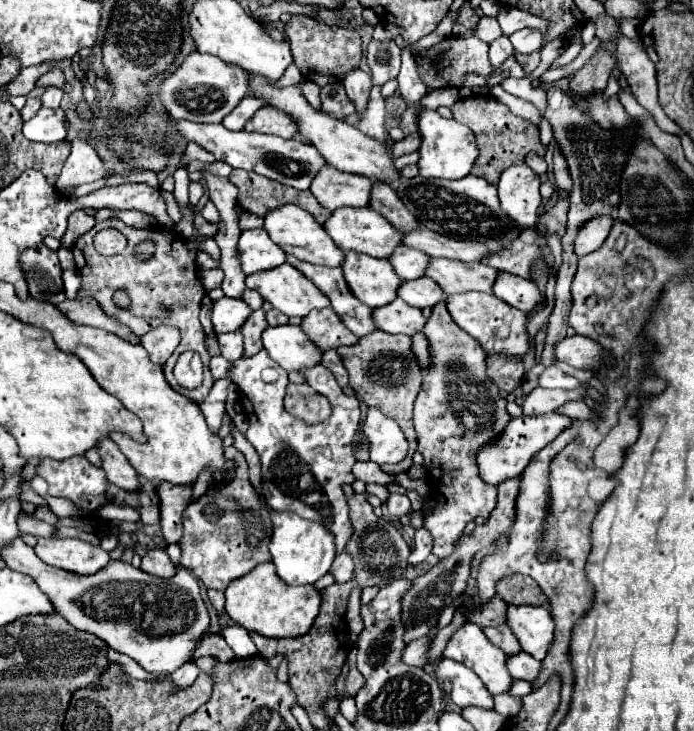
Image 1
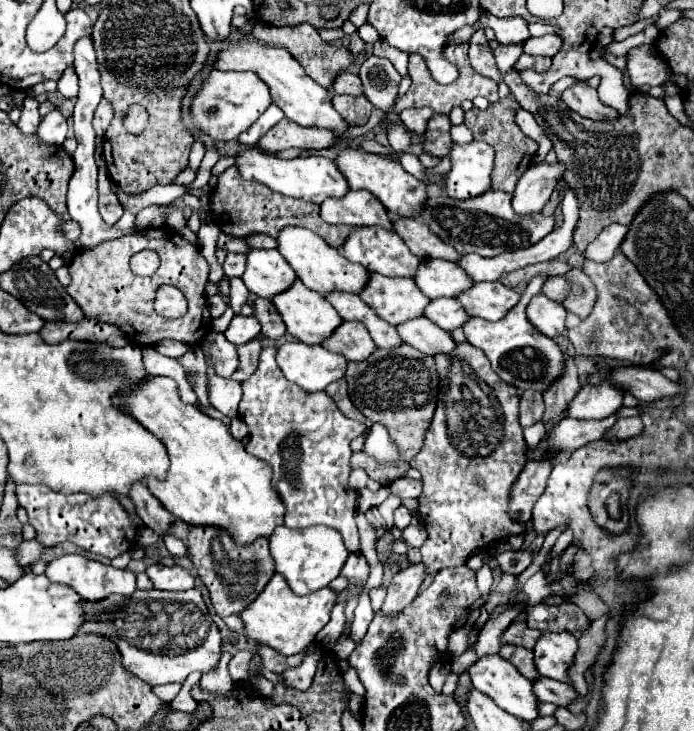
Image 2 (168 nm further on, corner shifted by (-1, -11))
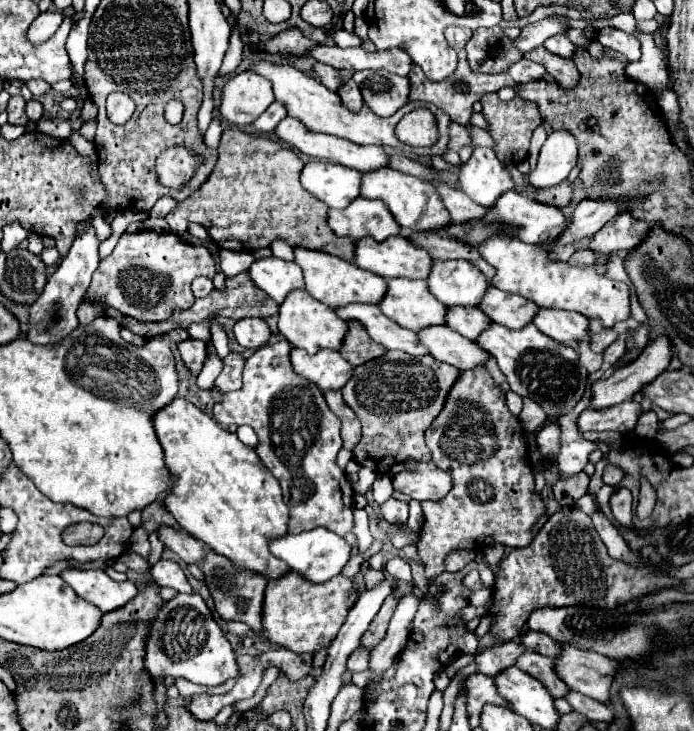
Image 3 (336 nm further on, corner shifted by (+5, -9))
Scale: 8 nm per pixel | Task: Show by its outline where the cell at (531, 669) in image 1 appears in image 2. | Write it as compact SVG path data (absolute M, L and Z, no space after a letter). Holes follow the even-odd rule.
M540 676L532 682L532 692L538 700L542 702L552 702L556 706L568 706L570 700L574 700L578 694L574 692L574 688L570 688L570 684Z

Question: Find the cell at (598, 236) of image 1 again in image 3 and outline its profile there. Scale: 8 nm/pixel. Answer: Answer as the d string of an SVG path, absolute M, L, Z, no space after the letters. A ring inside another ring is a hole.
M630 212L618 214L614 222L608 222L598 234L594 234L590 250L602 254L612 254L614 250L634 250L642 244L648 232L650 224L636 220Z

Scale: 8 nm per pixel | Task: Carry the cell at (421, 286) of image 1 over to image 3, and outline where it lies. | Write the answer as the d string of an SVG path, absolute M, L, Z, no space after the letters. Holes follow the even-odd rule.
M452 306L450 308L448 326L470 340L476 340L490 324L492 324L492 320L478 308L470 308L470 306L466 306L466 308L464 306Z

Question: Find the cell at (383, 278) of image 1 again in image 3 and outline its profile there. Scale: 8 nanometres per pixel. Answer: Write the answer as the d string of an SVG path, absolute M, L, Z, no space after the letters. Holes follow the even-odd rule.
M394 278L394 282L388 282L386 298L382 298L382 302L378 306L388 318L392 318L394 322L398 322L400 326L404 326L408 330L422 330L428 326L444 326L446 314L448 314L448 306L444 306L442 302L438 302L434 298L426 280L410 282L406 278Z

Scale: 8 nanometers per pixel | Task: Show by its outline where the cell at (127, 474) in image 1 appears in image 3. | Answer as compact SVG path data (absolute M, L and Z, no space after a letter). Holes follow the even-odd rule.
M160 526L158 534L160 534L160 540L164 542L164 546L170 548L172 552L176 552L186 564L200 564L206 558L206 550L204 550L202 542L194 542L194 538L190 538L184 530L178 532L170 526Z

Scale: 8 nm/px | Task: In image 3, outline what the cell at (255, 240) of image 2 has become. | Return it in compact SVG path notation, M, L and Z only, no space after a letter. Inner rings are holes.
M282 240L272 242L270 250L272 250L272 254L274 254L274 256L278 256L278 258L284 258L284 260L288 260L288 262L292 262L292 260L294 260L294 250L292 250L286 242L282 242Z

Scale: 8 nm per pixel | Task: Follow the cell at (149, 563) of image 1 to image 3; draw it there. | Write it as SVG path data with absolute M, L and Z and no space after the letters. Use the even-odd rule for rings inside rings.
M160 560L152 568L150 574L158 582L158 586L170 586L170 588L174 588L178 592L184 592L184 594L192 592L192 586L188 584L184 570L176 562L172 562L172 560Z

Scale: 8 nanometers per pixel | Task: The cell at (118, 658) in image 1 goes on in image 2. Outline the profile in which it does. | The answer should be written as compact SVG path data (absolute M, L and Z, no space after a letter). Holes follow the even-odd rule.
M168 684L168 686L154 686L152 688L152 692L160 698L160 700L164 700L164 702L172 702L174 700L174 696L180 692L180 684Z

